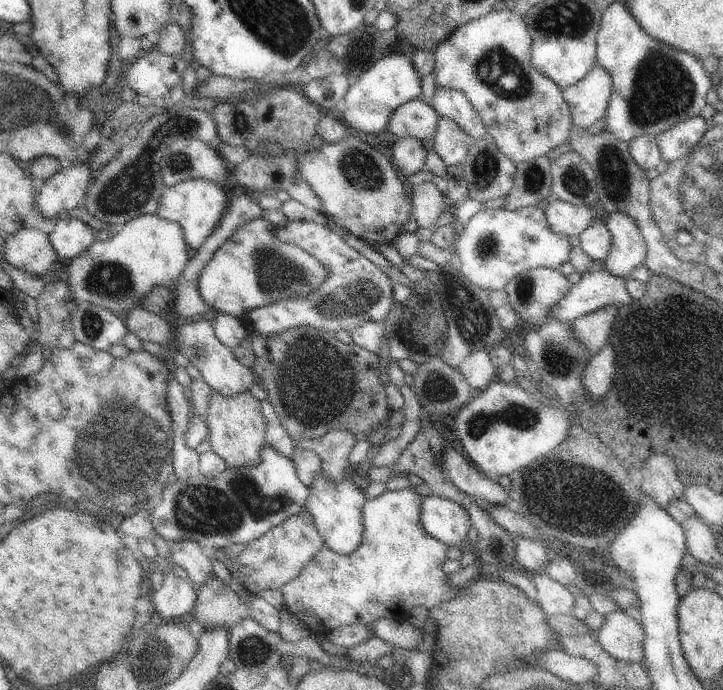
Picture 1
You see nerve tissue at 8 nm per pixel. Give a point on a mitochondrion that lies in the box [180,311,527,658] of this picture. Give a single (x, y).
(315, 373)

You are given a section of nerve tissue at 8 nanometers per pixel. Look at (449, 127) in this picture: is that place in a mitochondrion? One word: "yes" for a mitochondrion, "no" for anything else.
no

